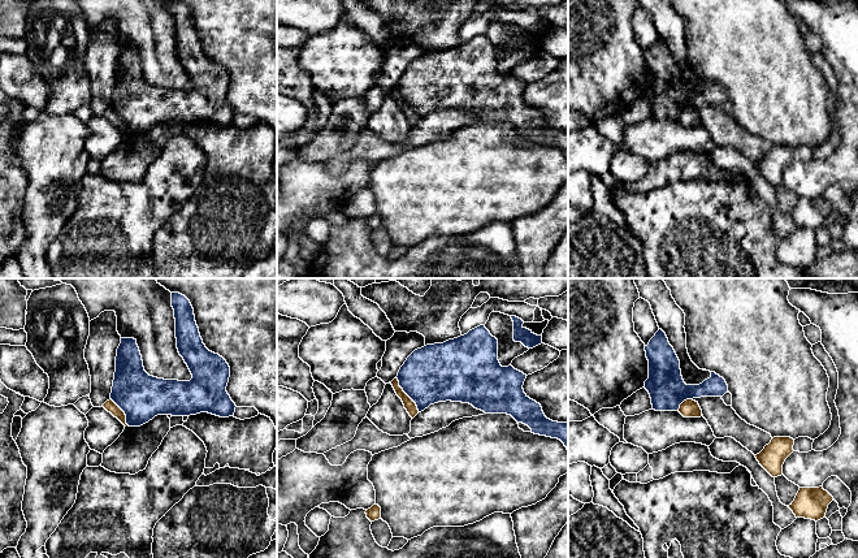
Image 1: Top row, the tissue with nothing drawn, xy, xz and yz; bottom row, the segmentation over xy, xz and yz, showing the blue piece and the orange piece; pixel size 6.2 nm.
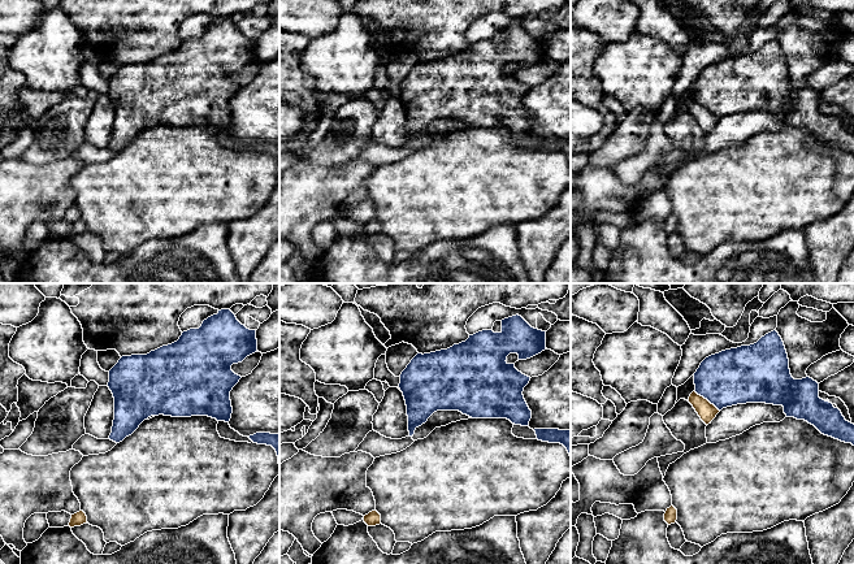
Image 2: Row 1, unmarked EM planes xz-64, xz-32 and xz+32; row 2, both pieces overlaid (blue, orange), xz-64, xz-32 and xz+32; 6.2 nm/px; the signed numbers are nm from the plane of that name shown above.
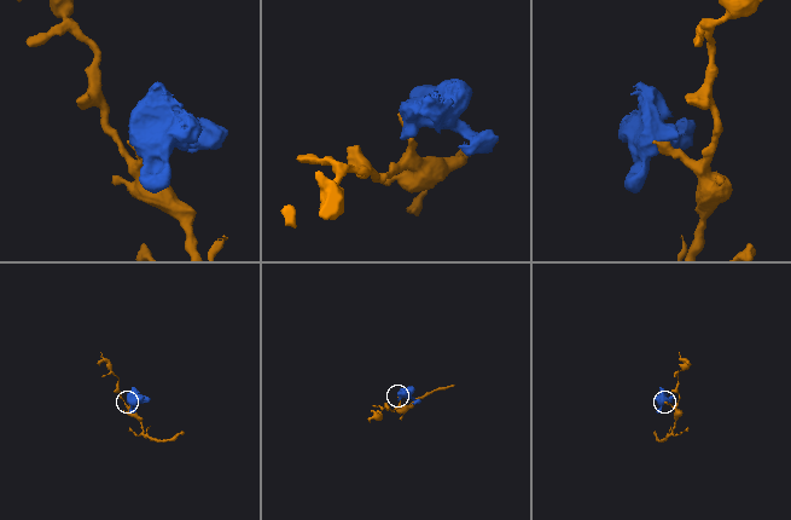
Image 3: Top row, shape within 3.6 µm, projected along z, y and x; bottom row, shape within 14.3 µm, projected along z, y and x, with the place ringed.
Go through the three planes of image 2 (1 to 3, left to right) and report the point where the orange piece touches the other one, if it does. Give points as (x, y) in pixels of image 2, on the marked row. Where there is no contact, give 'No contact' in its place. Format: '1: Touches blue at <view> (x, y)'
1: No contact
2: No contact
3: Touches blue at xz+32 (707, 399)

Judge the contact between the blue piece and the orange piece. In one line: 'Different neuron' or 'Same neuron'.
Different neuron

